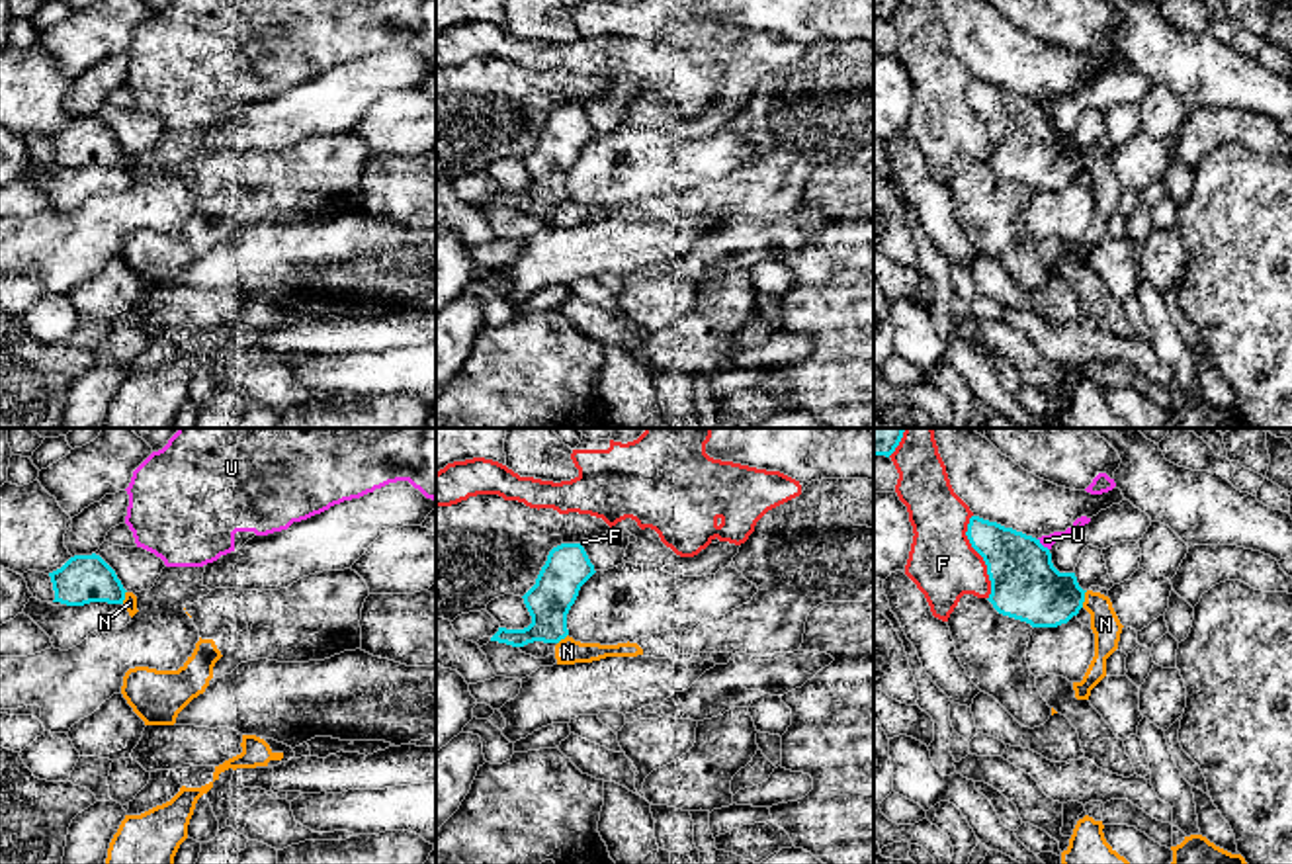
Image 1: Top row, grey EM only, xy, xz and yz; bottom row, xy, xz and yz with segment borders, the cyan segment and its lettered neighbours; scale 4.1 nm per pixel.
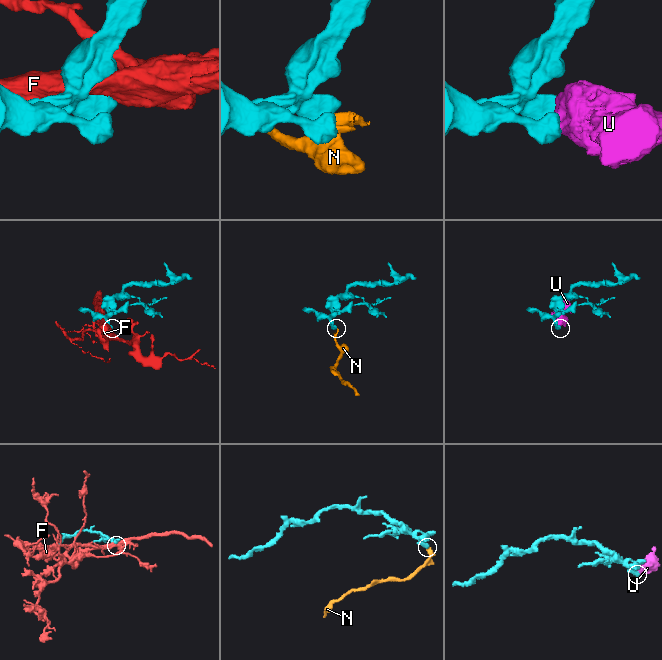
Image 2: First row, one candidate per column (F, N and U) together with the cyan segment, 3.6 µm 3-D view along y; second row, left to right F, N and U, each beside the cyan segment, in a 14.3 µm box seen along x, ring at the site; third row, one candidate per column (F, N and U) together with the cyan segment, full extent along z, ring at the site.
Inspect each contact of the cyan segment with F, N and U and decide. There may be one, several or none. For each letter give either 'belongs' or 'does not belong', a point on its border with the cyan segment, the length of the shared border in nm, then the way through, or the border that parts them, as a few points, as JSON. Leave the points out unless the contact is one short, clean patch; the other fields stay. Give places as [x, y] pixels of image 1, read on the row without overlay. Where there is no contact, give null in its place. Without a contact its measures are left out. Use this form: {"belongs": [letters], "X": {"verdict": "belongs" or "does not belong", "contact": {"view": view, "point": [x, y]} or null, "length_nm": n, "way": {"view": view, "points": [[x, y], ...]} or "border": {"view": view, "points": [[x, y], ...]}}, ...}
{"belongs": [], "F": {"verdict": "does not belong", "contact": {"view": "yz", "point": [982, 118]}, "length_nm": 360}, "N": {"verdict": "does not belong", "contact": {"view": "yz", "point": [1083, 161]}, "length_nm": 80, "border": {"view": "yz", "points": [[1087, 153], [1081, 169]]}}, "U": {"verdict": "does not belong", "contact": {"view": "yz", "point": [1040, 106]}, "length_nm": 70, "border": {"view": "yz", "points": [[1038, 100], [1048, 112]]}}}

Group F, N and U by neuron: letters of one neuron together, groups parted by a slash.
F / N / U

